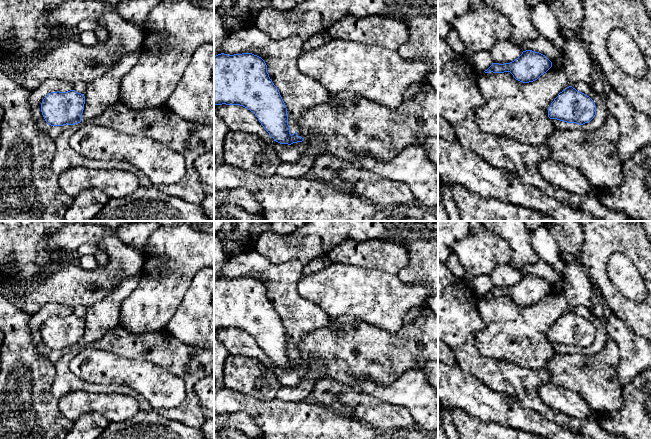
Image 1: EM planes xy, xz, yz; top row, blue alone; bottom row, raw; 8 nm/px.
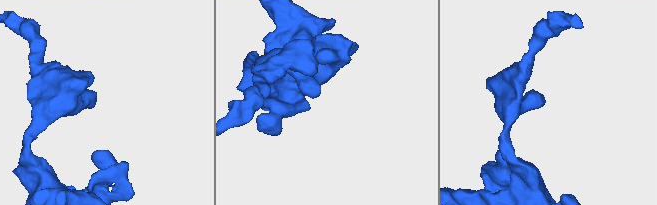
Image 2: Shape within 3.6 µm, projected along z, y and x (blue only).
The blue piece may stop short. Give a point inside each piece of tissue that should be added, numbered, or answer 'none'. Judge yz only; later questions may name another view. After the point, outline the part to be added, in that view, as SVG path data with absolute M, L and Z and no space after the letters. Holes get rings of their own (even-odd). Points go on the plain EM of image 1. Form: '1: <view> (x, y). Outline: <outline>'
none

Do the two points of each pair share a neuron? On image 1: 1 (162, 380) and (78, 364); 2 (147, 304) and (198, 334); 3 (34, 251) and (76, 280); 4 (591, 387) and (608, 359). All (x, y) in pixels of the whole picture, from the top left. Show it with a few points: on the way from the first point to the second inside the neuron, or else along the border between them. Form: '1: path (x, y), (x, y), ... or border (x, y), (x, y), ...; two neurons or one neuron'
1: path (141, 375), (114, 368), (99, 367); one neuron
2: border (182, 297), (181, 303), (169, 320), (165, 330); two neurons
3: border (74, 261), (50, 266), (34, 278); two neurons
4: path (596, 380), (596, 376), (603, 366); one neuron

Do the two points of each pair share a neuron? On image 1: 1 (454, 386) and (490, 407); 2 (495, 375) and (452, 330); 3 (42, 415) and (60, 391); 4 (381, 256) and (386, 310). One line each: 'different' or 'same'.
1: same
2: same
3: different
4: different

